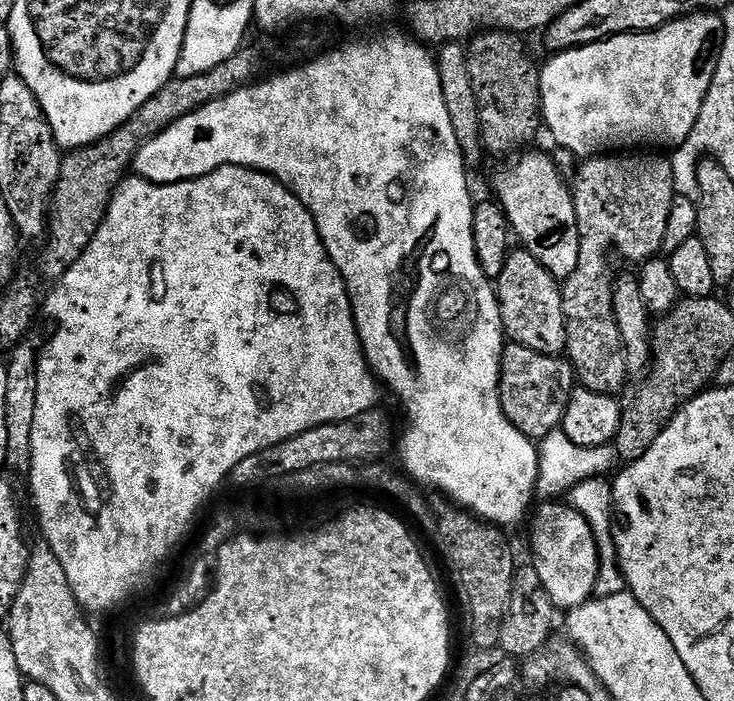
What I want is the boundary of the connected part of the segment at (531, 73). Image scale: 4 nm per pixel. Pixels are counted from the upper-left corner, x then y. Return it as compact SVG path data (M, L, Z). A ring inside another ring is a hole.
M484 30L467 41L468 69L470 86L474 86L474 98L478 98L478 118L480 119L480 138L485 153L496 156L520 154L542 128L540 111L540 68L524 53L519 35L499 30Z

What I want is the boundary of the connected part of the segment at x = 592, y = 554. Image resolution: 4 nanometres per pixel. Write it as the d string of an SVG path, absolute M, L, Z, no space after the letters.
M544 502L540 509L535 509L536 517L532 520L532 559L530 564L535 568L541 586L557 609L571 610L587 600L593 599L593 592L598 583L602 569L600 552L597 549L595 536L586 519L564 502Z

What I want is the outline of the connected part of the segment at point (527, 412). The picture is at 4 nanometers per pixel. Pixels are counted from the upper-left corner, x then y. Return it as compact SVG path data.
M505 343L504 352L500 356L502 410L509 422L529 440L539 442L563 425L564 406L570 395L567 375L565 361L559 355L547 356L535 353L524 345Z

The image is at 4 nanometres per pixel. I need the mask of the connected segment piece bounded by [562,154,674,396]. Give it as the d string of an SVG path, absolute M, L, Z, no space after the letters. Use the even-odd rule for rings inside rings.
M601 154L598 156L593 156L591 158L585 159L583 161L584 164L581 166L580 169L577 167L575 169L576 172L576 181L571 181L570 187L572 190L572 201L574 202L574 210L576 211L576 221L578 222L578 230L580 231L580 253L578 254L578 267L574 269L574 274L570 274L570 278L566 281L563 281L562 284L562 291L563 291L563 296L564 296L564 316L565 316L565 328L566 328L566 338L565 338L565 346L566 346L566 360L567 363L570 365L571 371L574 373L576 371L576 376L580 381L578 381L579 387L582 388L589 388L590 390L594 390L598 394L606 394L607 396L619 393L619 388L623 386L624 380L626 381L626 369L624 367L624 349L621 345L620 342L620 331L618 330L618 326L616 325L616 319L614 318L614 310L612 309L612 286L614 283L614 272L611 272L610 269L608 269L608 251L613 248L614 251L617 252L618 255L620 256L625 256L626 259L628 260L633 260L634 264L636 266L639 266L644 263L646 260L653 259L663 249L664 247L664 235L666 234L666 222L668 221L669 218L669 212L670 212L670 206L672 205L673 199L674 199L674 185L672 183L672 161L671 159L665 158L664 160L662 157L663 155L660 154L640 154L644 156L632 156L636 154Z

